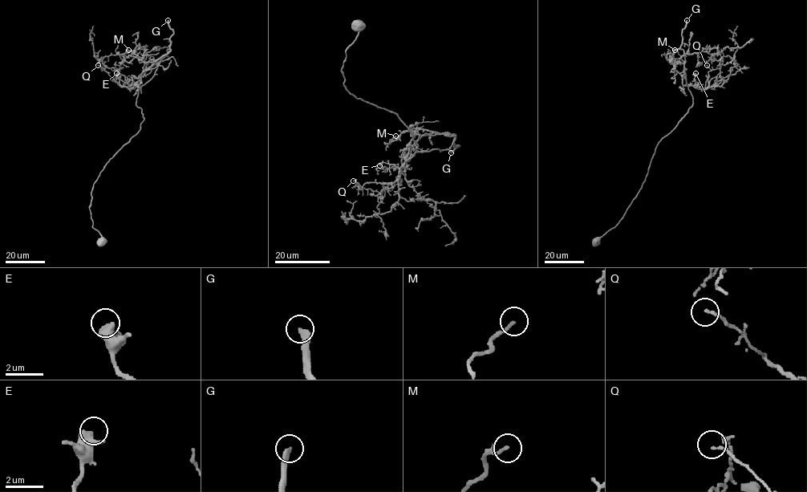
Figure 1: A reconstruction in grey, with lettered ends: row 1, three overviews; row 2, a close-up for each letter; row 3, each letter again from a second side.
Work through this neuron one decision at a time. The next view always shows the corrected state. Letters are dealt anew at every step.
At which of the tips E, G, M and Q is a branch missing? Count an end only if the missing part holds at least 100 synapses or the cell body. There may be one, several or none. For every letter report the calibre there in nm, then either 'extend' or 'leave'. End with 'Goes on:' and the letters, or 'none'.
E: calibre 600 nm; leave
G: calibre 360 nm; extend
M: calibre 140 nm; leave
Q: calibre 120 nm; leave
Goes on: G

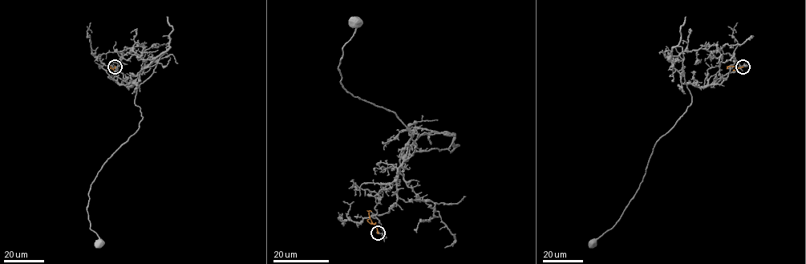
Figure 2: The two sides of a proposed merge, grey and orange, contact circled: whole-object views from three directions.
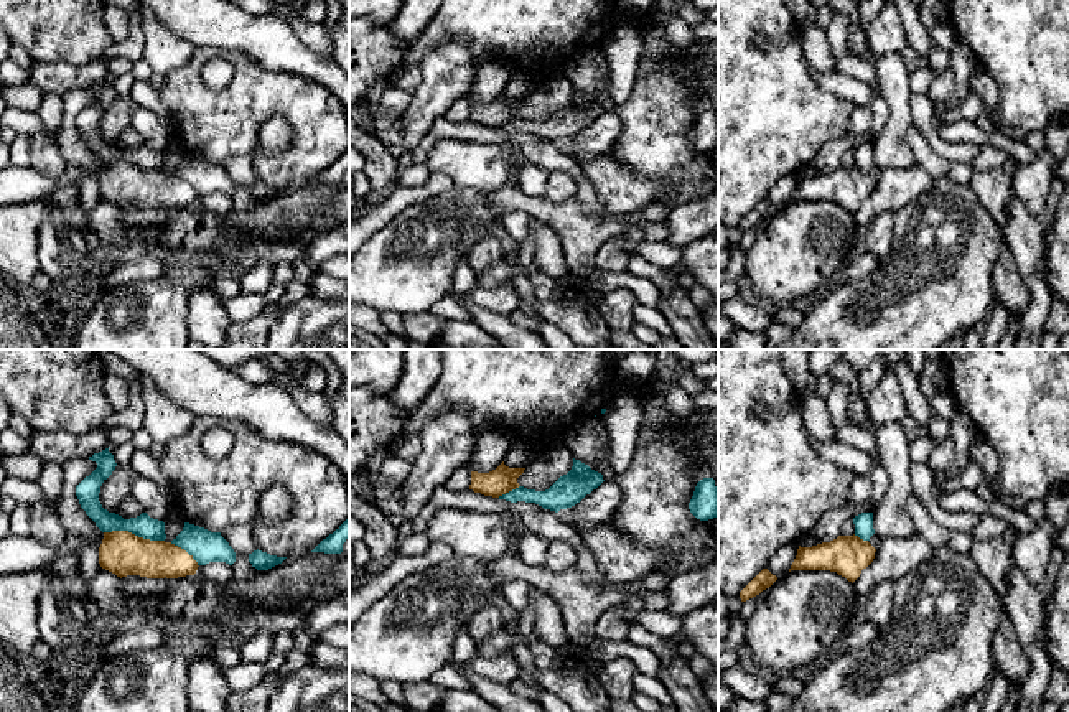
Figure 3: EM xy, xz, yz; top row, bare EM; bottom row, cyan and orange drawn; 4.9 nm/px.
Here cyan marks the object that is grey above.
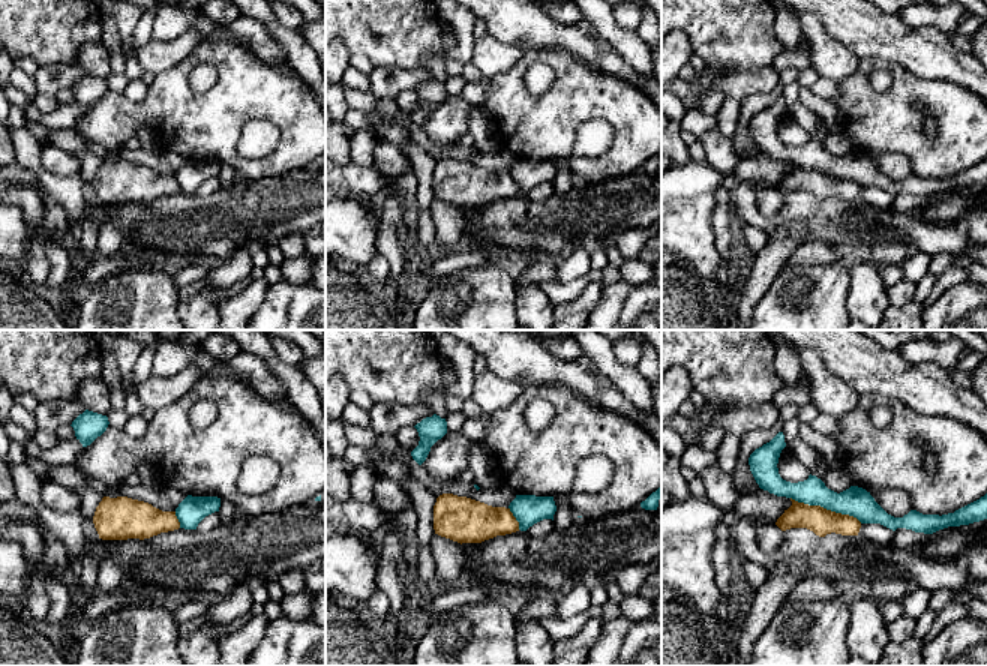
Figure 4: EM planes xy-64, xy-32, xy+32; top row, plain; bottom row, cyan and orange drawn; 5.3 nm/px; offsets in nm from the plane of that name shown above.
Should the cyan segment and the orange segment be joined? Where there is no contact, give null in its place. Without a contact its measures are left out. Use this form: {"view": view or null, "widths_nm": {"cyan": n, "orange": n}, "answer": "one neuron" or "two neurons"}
{"view": "xy", "widths_nm": {"cyan": 110, "orange": 220}, "answer": "two neurons"}

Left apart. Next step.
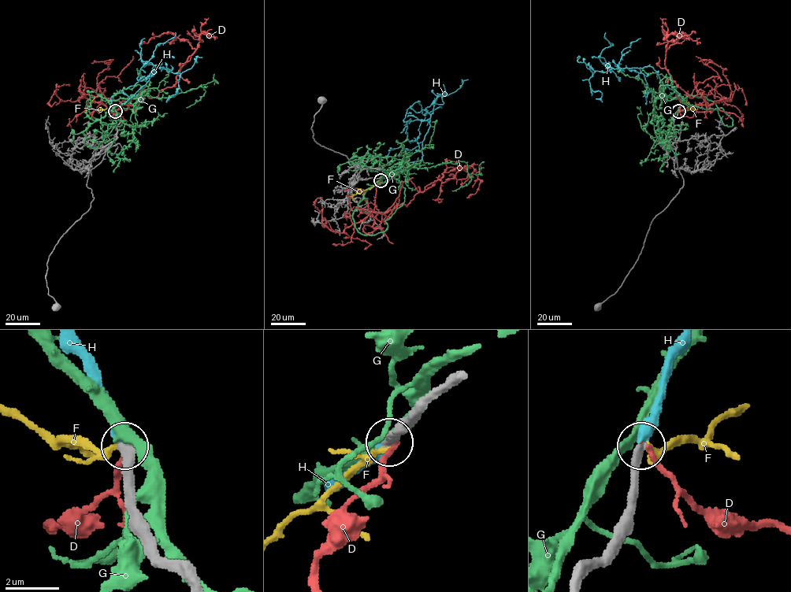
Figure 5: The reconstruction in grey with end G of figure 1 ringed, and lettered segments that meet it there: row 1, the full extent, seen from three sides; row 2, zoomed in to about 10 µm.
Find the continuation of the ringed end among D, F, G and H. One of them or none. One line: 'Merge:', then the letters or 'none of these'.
Merge: H

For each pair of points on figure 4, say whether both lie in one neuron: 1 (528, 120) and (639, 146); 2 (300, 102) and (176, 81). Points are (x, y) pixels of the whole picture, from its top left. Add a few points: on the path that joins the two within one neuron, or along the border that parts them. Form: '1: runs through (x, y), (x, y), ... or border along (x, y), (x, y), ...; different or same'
1: runs through (557, 113), (563, 108), (606, 108), (615, 117); same
2: runs through (269, 102), (206, 102); same

